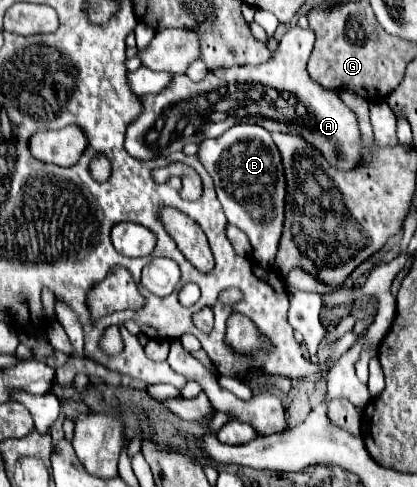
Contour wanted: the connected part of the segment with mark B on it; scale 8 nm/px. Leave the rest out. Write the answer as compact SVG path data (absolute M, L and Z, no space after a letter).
M235 125L217 139L205 139L197 157L215 181L217 199L223 205L227 221L239 227L253 245L253 259L261 265L273 265L275 247L283 227L283 165L271 133L259 125Z

